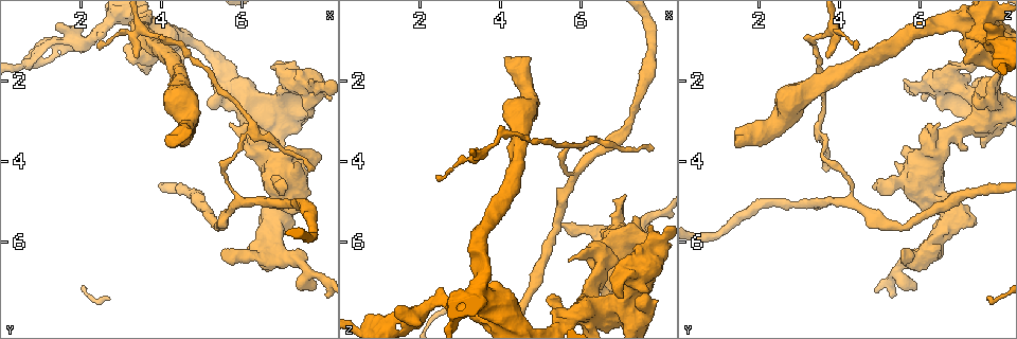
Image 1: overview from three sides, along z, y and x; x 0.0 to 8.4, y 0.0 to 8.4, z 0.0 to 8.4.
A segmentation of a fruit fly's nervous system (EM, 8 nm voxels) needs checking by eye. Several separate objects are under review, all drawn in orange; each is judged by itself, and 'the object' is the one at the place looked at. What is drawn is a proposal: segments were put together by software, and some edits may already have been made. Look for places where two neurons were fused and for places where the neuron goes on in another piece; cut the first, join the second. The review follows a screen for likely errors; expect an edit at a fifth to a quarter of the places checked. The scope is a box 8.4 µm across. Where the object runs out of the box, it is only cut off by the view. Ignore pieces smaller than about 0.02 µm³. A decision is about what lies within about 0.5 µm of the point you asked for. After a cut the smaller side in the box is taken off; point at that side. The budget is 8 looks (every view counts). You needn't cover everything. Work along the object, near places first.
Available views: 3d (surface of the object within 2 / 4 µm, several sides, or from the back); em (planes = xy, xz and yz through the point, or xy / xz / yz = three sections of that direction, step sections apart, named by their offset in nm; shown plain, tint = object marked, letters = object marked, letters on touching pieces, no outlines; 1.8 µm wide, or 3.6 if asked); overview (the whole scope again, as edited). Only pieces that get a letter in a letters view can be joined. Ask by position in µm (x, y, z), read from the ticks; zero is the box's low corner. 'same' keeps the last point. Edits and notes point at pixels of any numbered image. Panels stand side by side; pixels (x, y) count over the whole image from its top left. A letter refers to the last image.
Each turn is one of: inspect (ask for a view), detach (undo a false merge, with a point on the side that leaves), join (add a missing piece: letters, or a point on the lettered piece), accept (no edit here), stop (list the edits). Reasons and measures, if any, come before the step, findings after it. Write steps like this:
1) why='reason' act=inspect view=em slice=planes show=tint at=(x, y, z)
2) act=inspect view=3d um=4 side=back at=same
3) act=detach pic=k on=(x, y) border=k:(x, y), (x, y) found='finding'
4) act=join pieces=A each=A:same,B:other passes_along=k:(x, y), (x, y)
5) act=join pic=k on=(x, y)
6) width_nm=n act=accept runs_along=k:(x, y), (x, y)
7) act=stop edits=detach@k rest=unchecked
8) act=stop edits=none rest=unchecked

why='an open end' act=inspect view=3d um=4 at=(6.35, 3.70, 7.10)

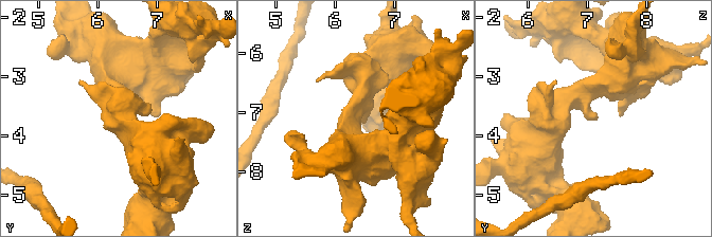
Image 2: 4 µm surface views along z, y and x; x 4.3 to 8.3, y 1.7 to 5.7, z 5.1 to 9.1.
arm_widths_nm=260,300 why='need the tissue' act=inspect view=em slice=planes show=letters at=(6.40, 3.75, 7.10)

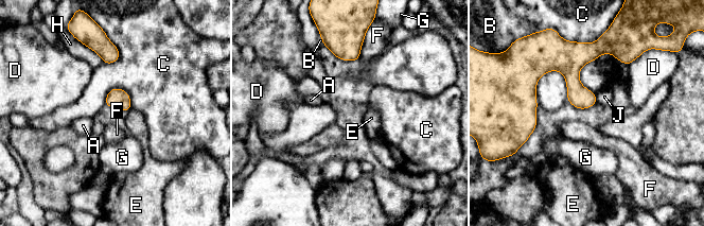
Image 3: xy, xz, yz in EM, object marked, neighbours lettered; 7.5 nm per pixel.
longest_contact=C:340nm act=accept each=A:other,B:other,C:other,D:other,E:other,F:other,G:other,H:other,J:other border=3:(616, 58), (587, 62), (580, 83) found='no lettered piece goes on from it'

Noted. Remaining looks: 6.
why='branch point' act=inspect view=3d um=4 at=(6.85, 5.45, 6.65)

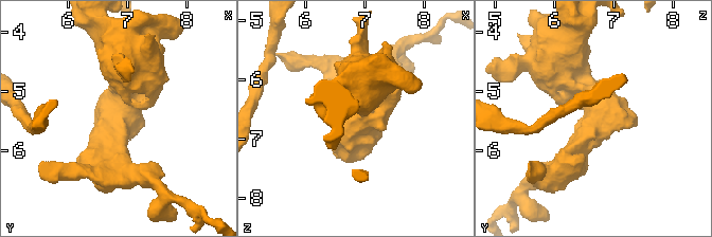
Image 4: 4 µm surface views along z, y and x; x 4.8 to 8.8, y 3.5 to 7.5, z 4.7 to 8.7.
act=inspect view=em um=3.6 slice=planes show=tint at=(6.85, 5.50, 6.65)

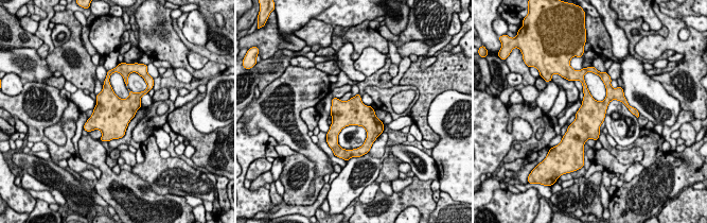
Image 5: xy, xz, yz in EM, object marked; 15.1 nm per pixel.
why='what lies round it' act=inspect view=em um=3.6 slice=planes show=letters at=same

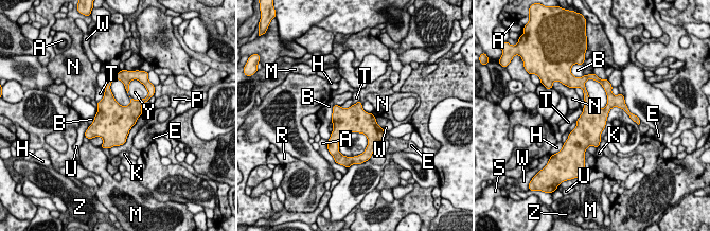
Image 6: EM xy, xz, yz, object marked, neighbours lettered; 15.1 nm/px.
act=accept each=A:other,B:other,E:other,H:other,K:other,M:other,N:other,P:other,R:other,S:other,T:other,U:other,W:other,Y:other,Z:other border=6:(104, 92), (103, 98), (98, 102) found='continuous, no second neuron'

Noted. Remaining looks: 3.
why='a fork' act=inspect view=3d um=4 at=(6.20, 3.25, 3.45)

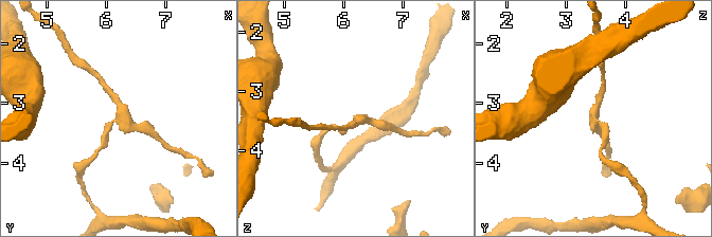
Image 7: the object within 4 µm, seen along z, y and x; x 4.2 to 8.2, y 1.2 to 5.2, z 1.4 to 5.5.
act=inspect view=em slice=xy step=16 show=tint at=(6.20, 3.30, 3.50)

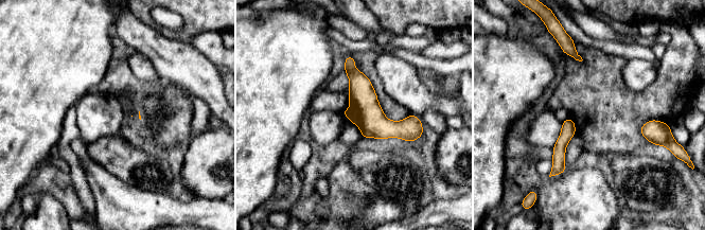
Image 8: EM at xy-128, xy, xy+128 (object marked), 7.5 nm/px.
act=inspect view=em slice=planes show=letters at=same

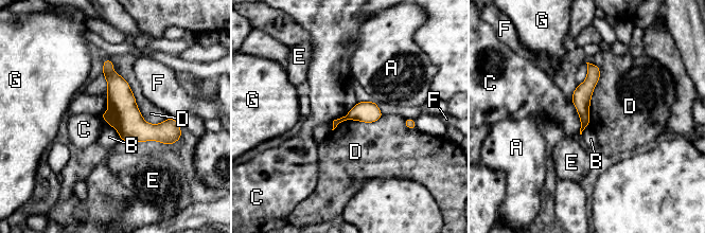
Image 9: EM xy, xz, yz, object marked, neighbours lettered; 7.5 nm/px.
act=detach pic=9 on=(127, 120) each=A:other,B:other,C:other,D:other,E:other,F:other,G:other found='a second neuron is stuck on'

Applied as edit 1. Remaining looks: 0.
act=stop edits=detach@9 rest=unchecked

